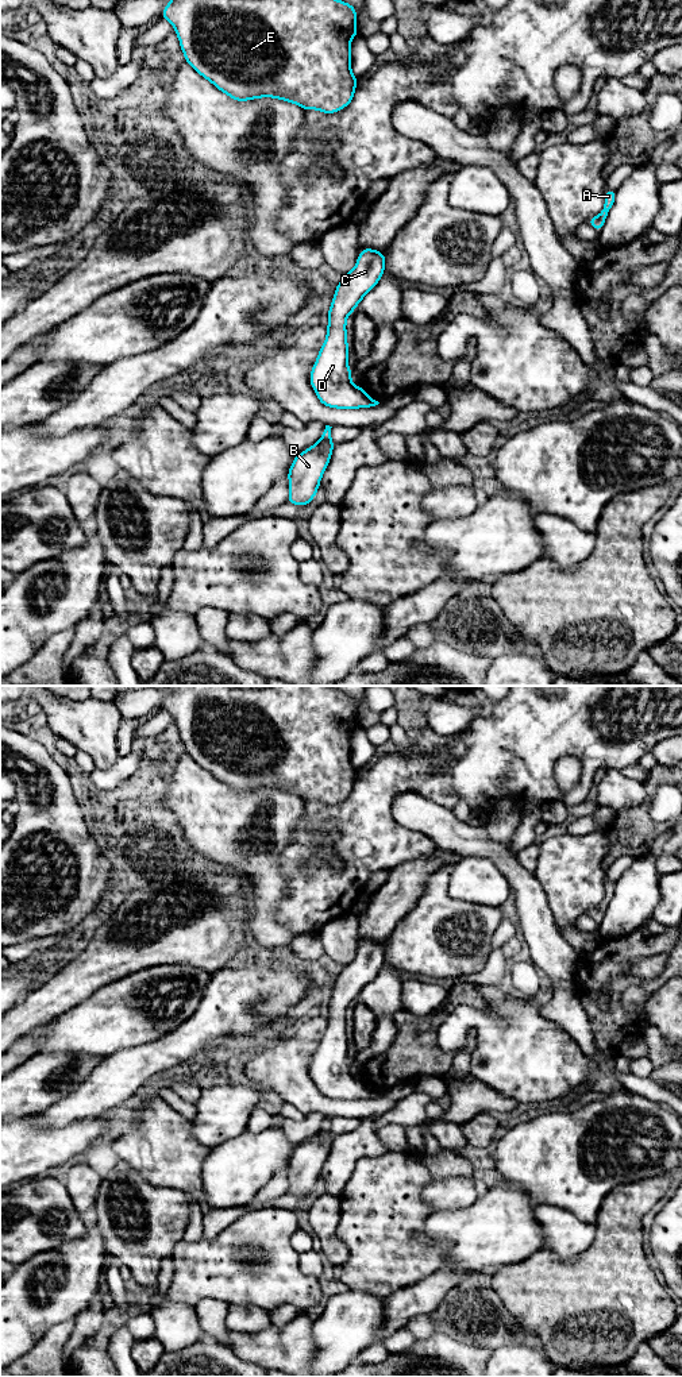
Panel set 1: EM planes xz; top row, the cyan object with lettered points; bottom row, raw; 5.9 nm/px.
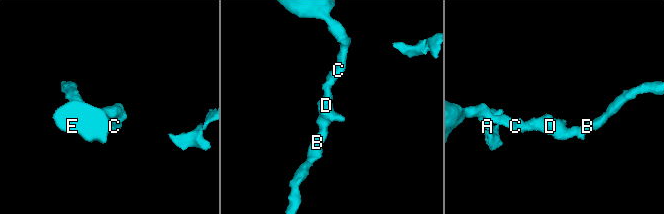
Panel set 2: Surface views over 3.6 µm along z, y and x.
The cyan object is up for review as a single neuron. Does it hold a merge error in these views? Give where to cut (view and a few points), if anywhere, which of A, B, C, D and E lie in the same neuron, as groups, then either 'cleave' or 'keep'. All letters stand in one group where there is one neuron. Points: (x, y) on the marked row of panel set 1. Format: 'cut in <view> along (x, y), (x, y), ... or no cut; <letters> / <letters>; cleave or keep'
no cut; A B C D E; keep

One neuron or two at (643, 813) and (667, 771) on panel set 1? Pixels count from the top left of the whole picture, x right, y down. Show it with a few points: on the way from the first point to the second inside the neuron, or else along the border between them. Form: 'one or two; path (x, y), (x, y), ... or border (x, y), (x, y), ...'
one; path (646, 802), (650, 789), (657, 782)

